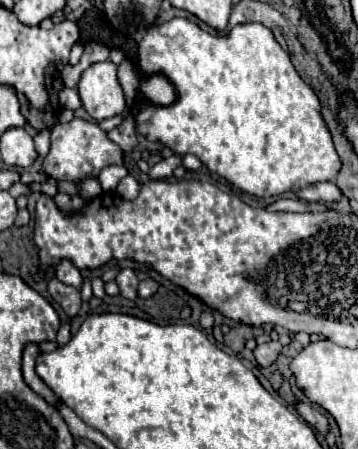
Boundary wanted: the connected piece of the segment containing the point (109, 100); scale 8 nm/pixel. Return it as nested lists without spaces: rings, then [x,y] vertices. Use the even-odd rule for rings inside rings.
[[[103,61],[91,65],[77,85],[83,107],[95,121],[103,121],[121,115],[127,109],[123,87],[117,79],[117,65],[113,61]]]

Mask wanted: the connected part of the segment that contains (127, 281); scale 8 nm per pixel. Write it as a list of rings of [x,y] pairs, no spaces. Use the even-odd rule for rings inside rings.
[[[121,269],[115,281],[117,281],[117,285],[119,285],[119,289],[121,289],[121,295],[123,295],[125,299],[137,299],[139,279],[135,277],[133,269]]]

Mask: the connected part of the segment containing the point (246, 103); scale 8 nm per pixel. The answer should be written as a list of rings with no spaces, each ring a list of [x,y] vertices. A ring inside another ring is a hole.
[[[171,19],[147,31],[139,43],[139,69],[145,75],[165,75],[177,89],[177,101],[167,107],[143,103],[137,129],[149,141],[159,141],[179,155],[193,153],[209,171],[225,177],[245,193],[261,199],[279,197],[293,189],[333,181],[339,155],[321,115],[317,93],[299,77],[289,53],[263,25],[235,25],[229,35],[211,35],[189,19]]]

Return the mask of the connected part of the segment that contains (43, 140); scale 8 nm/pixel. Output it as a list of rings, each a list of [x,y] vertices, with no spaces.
[[[49,131],[37,133],[37,137],[35,137],[35,149],[37,149],[37,153],[41,157],[47,155],[47,151],[49,151]]]

